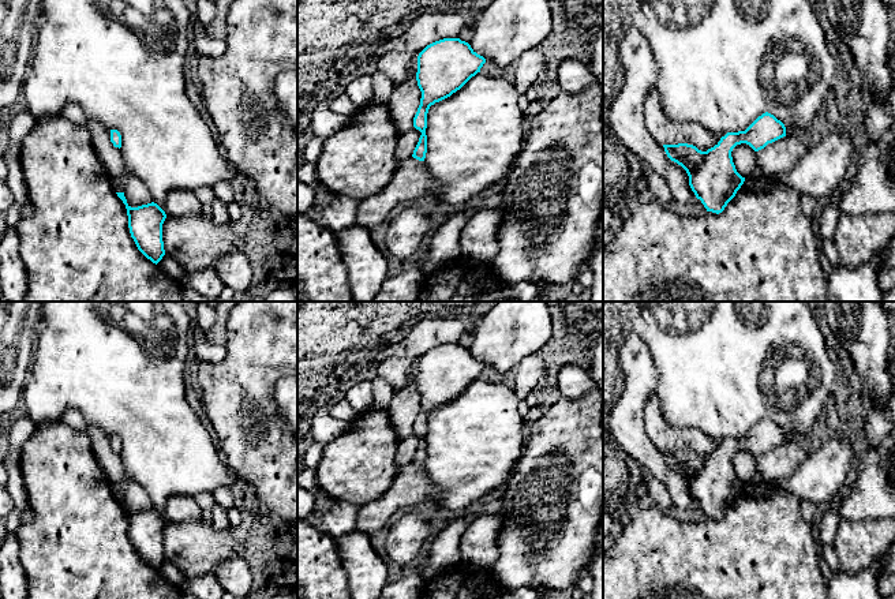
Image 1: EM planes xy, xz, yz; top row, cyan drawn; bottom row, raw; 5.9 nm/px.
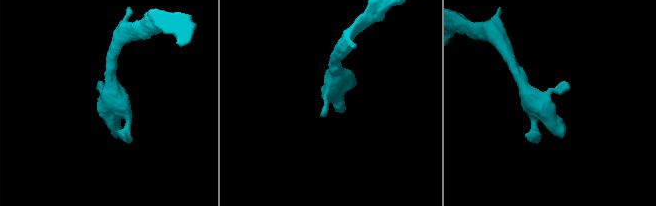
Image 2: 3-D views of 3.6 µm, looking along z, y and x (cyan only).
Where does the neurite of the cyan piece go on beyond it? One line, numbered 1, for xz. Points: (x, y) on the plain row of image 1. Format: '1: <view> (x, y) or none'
1: none

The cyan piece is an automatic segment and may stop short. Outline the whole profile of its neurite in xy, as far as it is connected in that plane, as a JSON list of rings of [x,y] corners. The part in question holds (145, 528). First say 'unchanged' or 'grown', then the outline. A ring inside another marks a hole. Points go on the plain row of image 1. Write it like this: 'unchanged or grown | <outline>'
unchanged | [[[116,498],[123,506],[128,521],[128,534],[138,555],[153,569],[158,569],[165,561],[162,547],[162,529],[165,517],[154,508],[131,513],[124,498]]]

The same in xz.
unchanged | [[[443,344],[427,351],[417,362],[416,386],[422,397],[413,433],[422,438],[412,463],[424,467],[427,419],[431,411],[460,396],[480,378],[486,364],[460,344]]]

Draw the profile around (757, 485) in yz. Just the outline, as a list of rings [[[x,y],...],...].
[[[756,472],[754,476],[745,483],[748,493],[754,497],[763,495],[769,488],[769,486],[771,482],[759,472]]]

